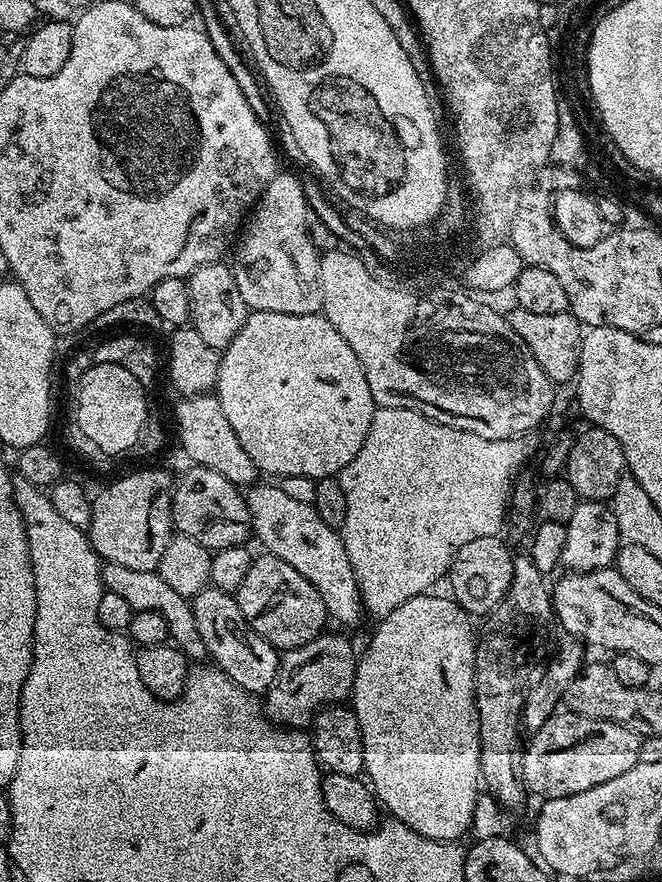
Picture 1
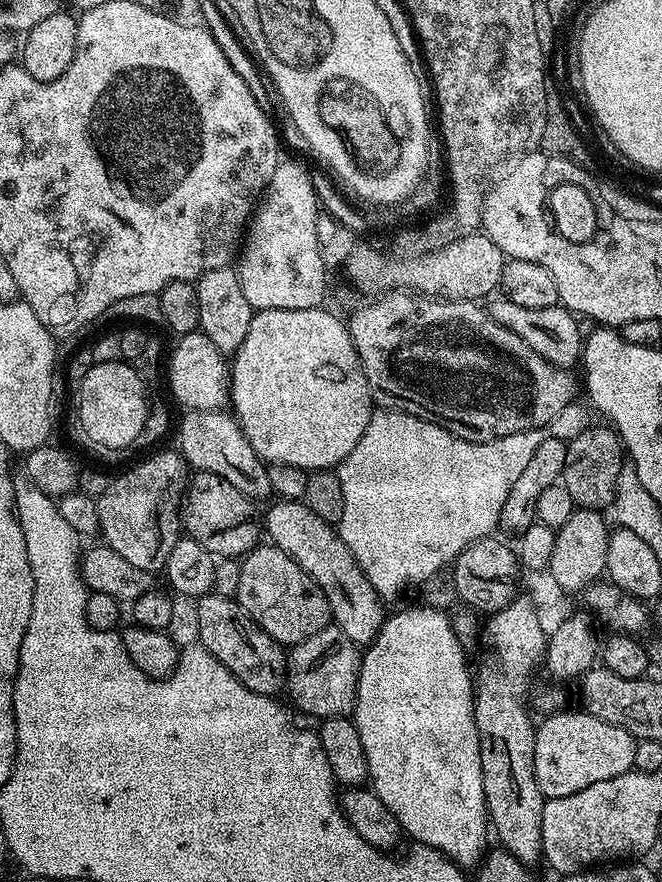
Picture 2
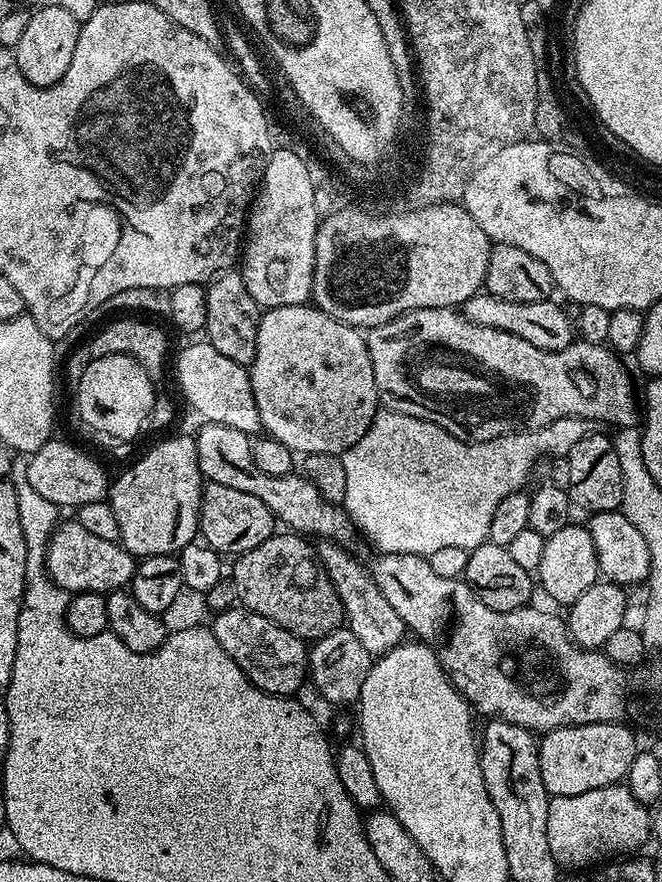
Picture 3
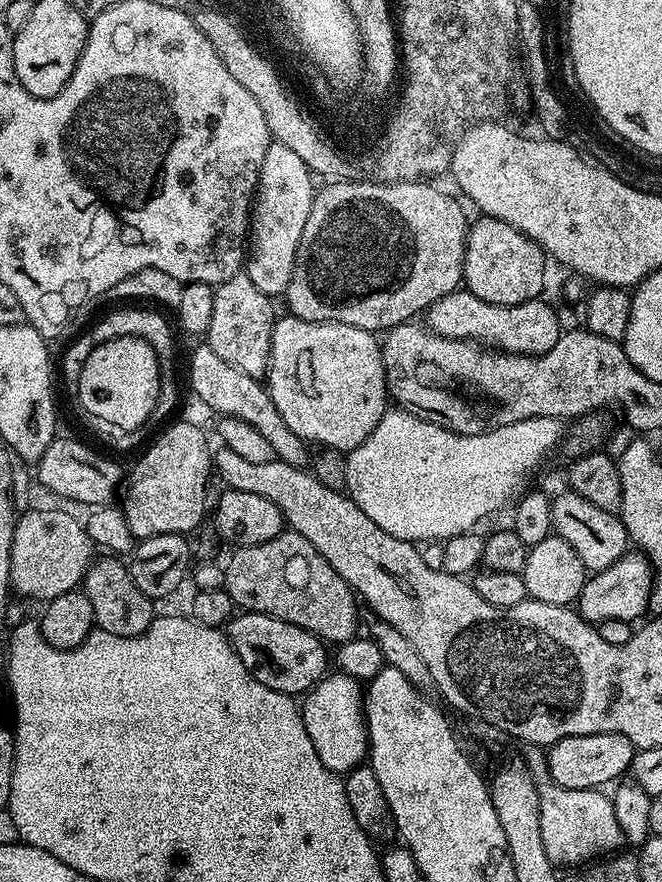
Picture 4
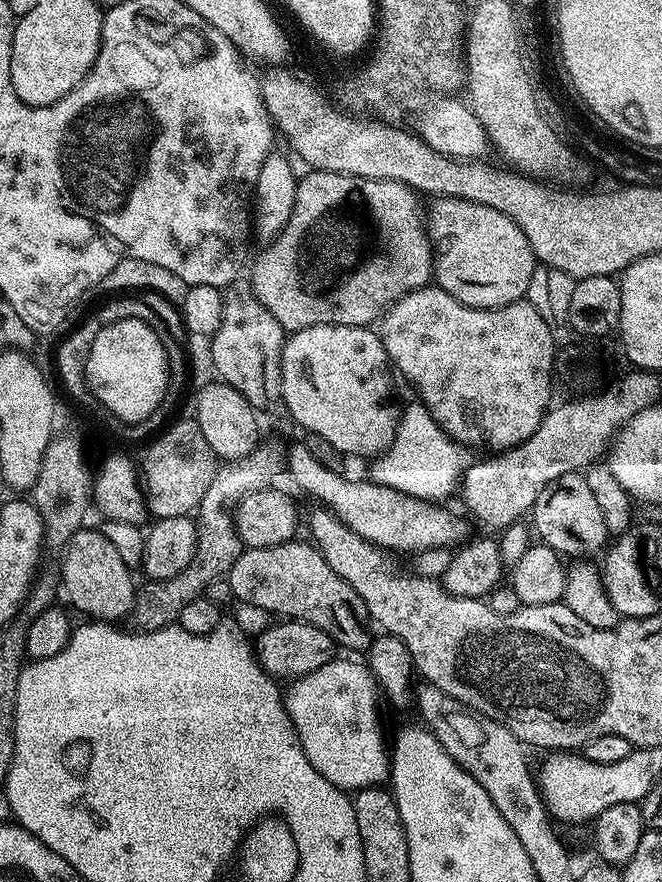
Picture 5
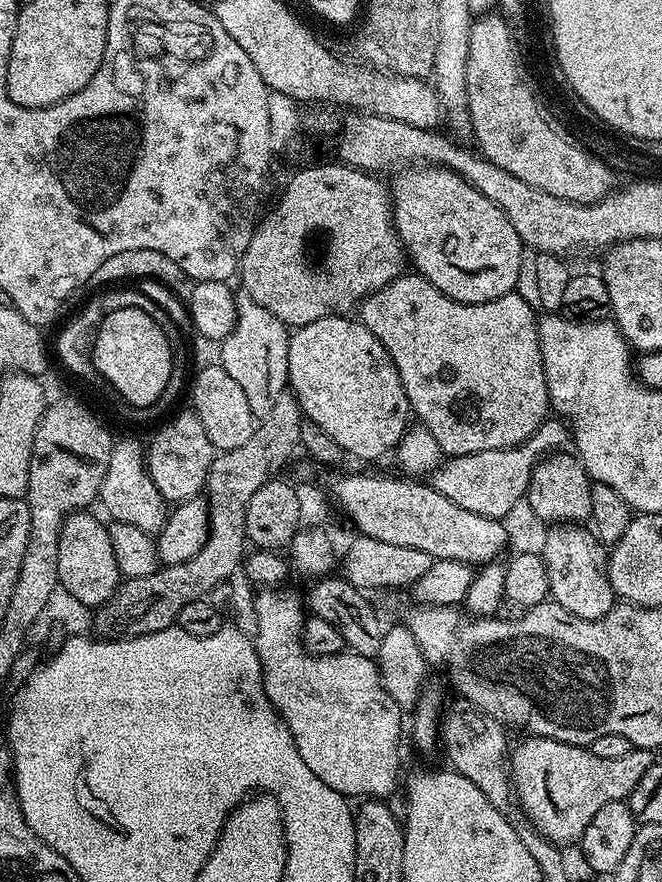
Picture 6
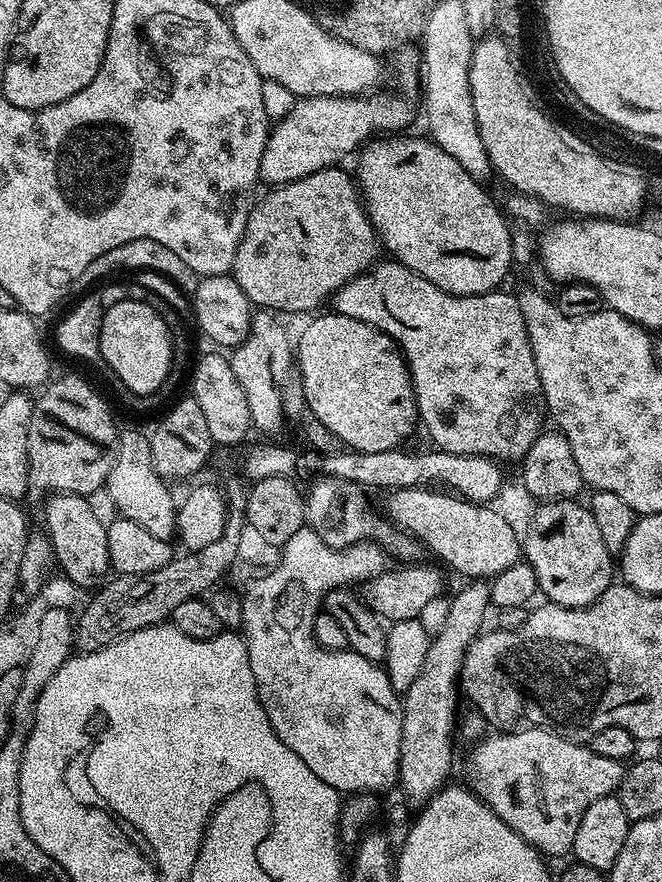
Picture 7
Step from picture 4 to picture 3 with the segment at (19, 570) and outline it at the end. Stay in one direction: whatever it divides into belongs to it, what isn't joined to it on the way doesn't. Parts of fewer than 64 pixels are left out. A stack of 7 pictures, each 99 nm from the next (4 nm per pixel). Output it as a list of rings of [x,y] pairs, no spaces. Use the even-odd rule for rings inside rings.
[[[74,518],[57,524],[48,543],[46,557],[48,578],[67,594],[78,592],[98,592],[107,594],[127,589],[136,573],[137,557],[131,556],[117,542],[106,542],[106,538],[98,538],[89,534]]]

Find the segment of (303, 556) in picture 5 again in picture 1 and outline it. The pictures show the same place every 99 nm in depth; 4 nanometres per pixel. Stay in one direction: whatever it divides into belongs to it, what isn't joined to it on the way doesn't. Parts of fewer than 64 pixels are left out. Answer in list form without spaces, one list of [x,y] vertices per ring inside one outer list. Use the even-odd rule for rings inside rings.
[[[257,555],[252,561],[249,572],[246,573],[242,586],[234,595],[236,605],[242,610],[242,618],[246,618],[248,625],[278,650],[297,648],[310,642],[325,631],[324,623],[329,623],[330,620],[326,606],[322,602],[322,594],[318,594],[318,590],[314,590],[314,586],[306,582],[306,578],[302,578],[302,574],[294,570],[294,566],[290,566],[290,562],[282,562],[282,558],[277,556]]]

